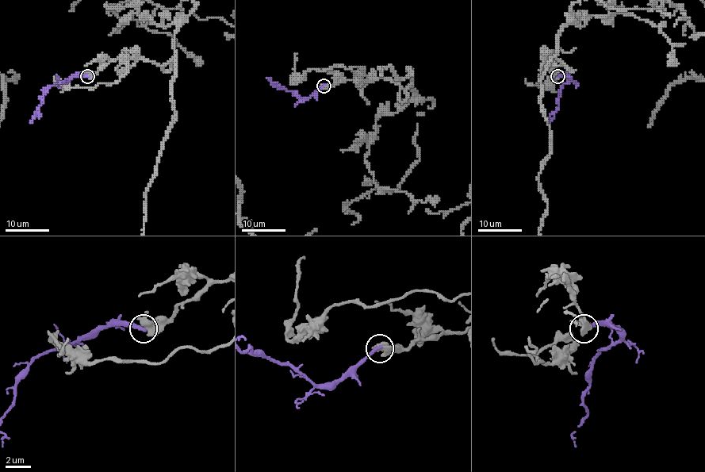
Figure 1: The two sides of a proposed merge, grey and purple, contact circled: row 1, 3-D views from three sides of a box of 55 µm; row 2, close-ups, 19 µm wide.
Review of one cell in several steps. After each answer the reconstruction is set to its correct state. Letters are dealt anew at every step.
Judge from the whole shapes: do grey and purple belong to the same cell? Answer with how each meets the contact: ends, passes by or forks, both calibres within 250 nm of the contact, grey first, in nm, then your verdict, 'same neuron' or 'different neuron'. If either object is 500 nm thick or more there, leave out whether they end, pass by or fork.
600 nm thick on the grey side, 300 nm on the other; different neuron

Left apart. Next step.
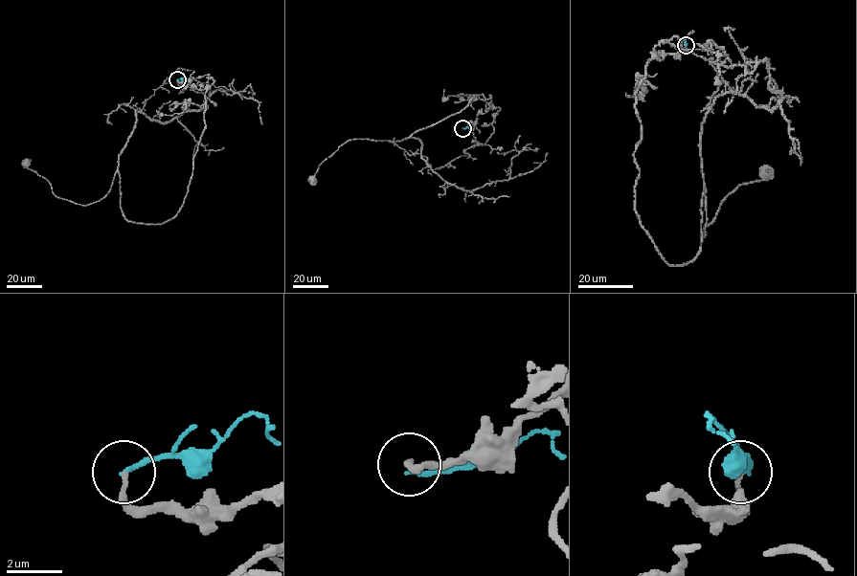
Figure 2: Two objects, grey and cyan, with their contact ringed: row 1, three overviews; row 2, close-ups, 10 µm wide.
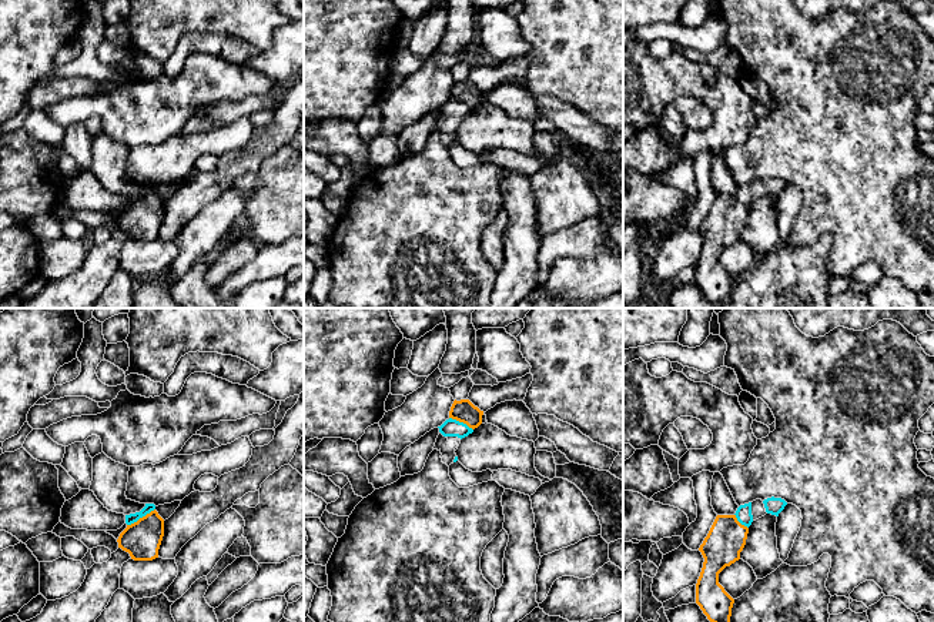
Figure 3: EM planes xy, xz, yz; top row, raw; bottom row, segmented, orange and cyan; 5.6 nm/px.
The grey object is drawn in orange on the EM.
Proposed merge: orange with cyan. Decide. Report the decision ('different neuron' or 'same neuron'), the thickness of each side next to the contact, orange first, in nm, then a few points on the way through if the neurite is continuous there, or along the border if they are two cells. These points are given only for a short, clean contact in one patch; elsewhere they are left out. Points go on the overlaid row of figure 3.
different neuron | 220/60 nm | along xy (154, 508), (127, 525)

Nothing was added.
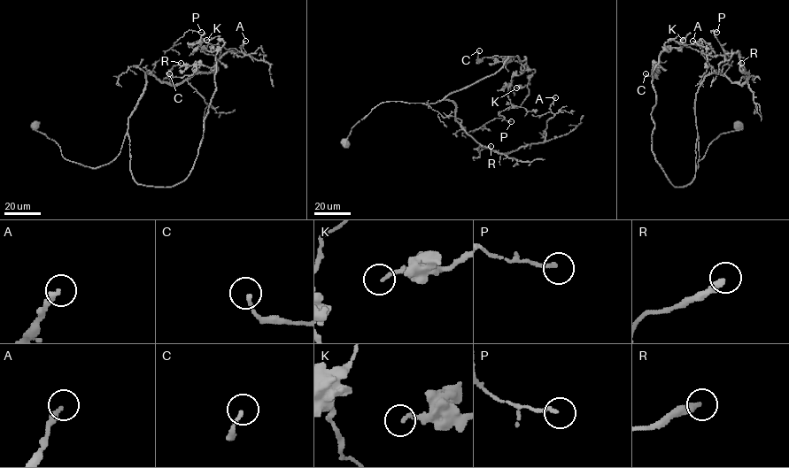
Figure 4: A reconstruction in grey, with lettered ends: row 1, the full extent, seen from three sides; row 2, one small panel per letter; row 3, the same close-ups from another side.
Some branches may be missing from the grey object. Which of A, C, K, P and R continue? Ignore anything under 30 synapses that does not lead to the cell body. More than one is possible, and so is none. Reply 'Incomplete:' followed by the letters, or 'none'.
Incomplete: none

